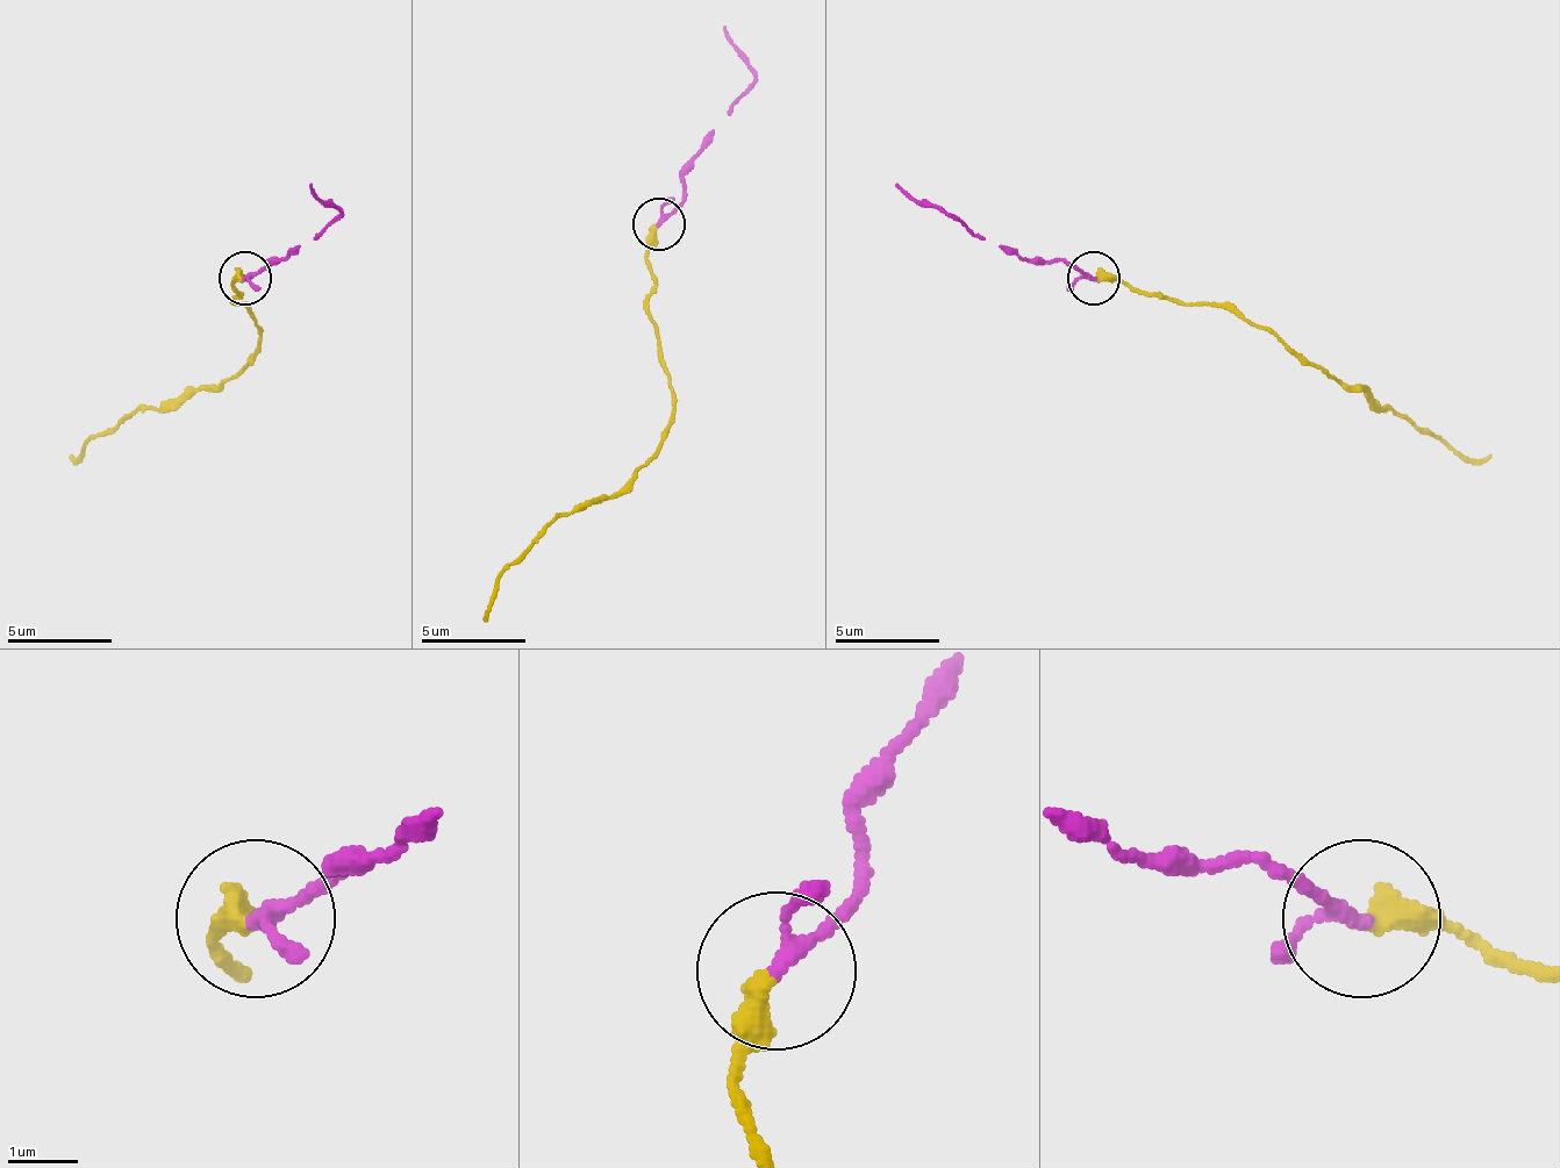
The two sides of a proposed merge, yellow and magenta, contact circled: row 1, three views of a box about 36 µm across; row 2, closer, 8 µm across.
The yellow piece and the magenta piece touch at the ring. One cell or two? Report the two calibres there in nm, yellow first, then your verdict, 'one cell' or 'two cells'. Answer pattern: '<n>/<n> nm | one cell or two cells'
360/170 nm | one cell

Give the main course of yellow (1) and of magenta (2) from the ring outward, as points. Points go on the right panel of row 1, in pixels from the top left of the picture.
1: (1095, 277), (1168, 298), (1231, 302), (1347, 387), (1395, 408), (1474, 460), (1489, 456)
2: (1095, 277), (1068, 260), (1010, 256), (894, 181)

